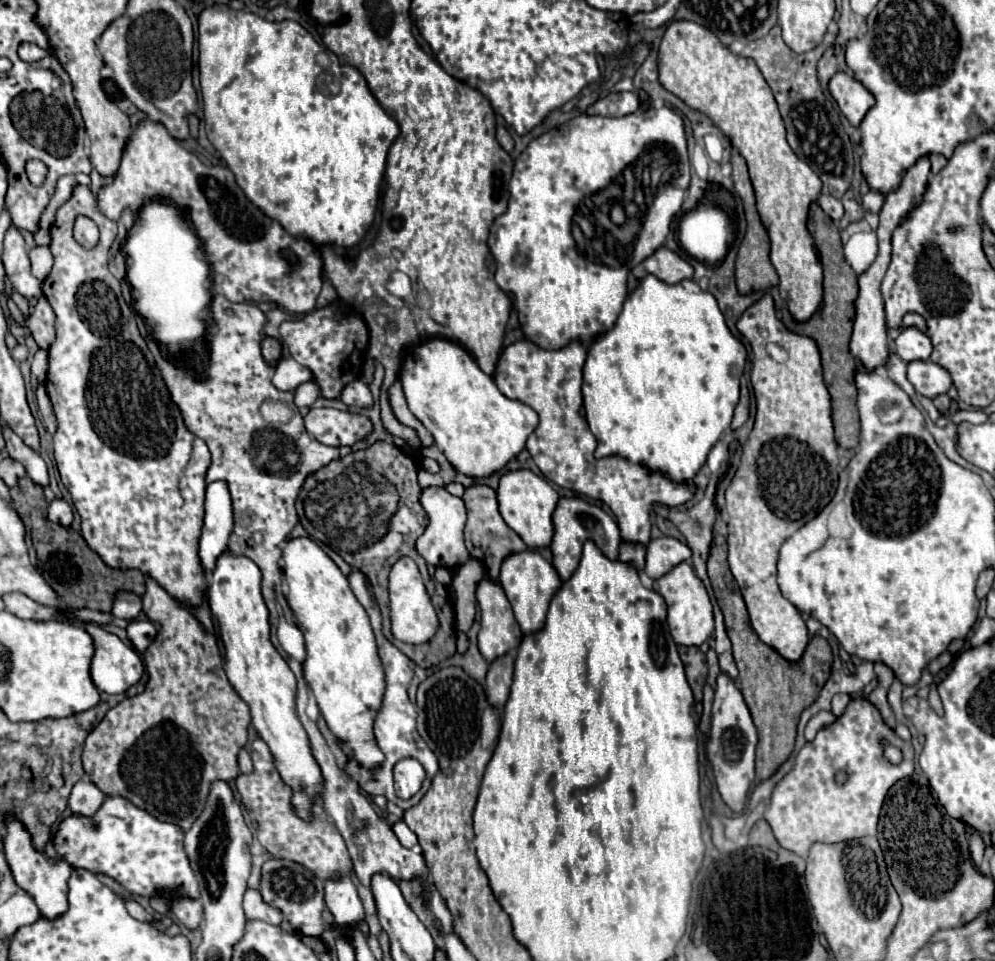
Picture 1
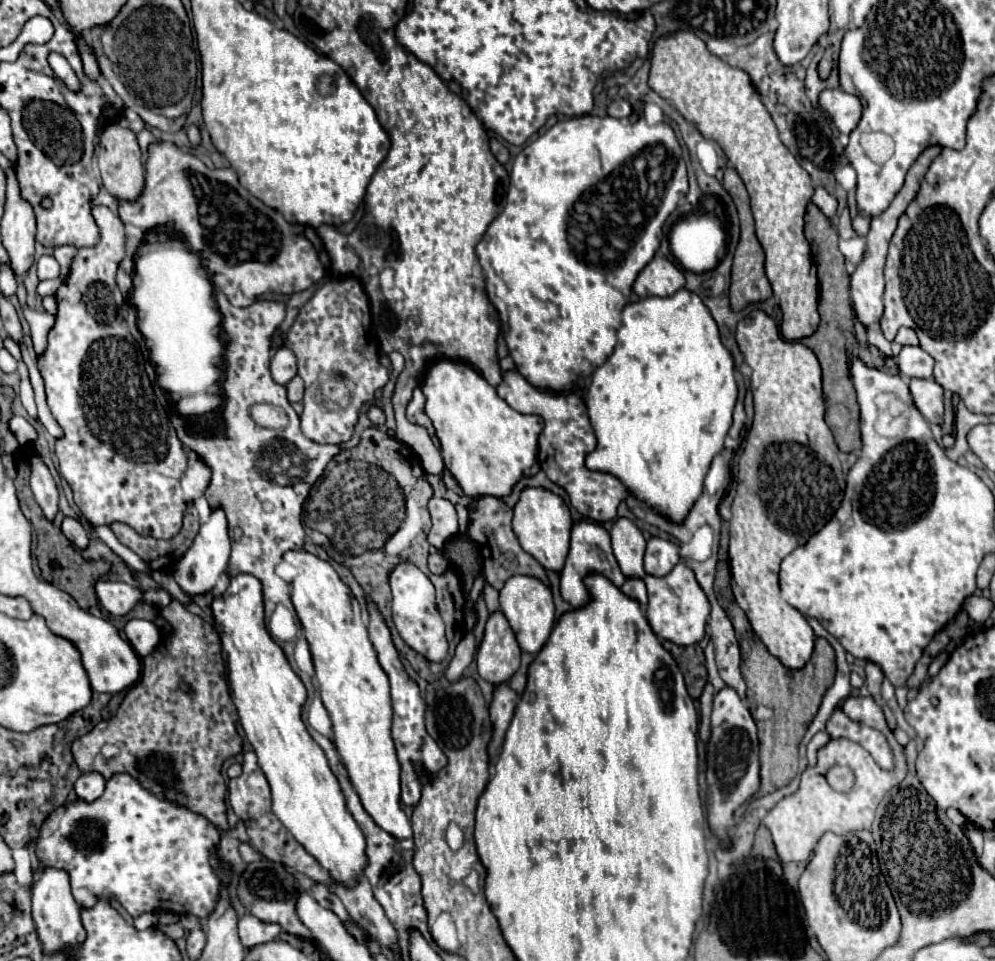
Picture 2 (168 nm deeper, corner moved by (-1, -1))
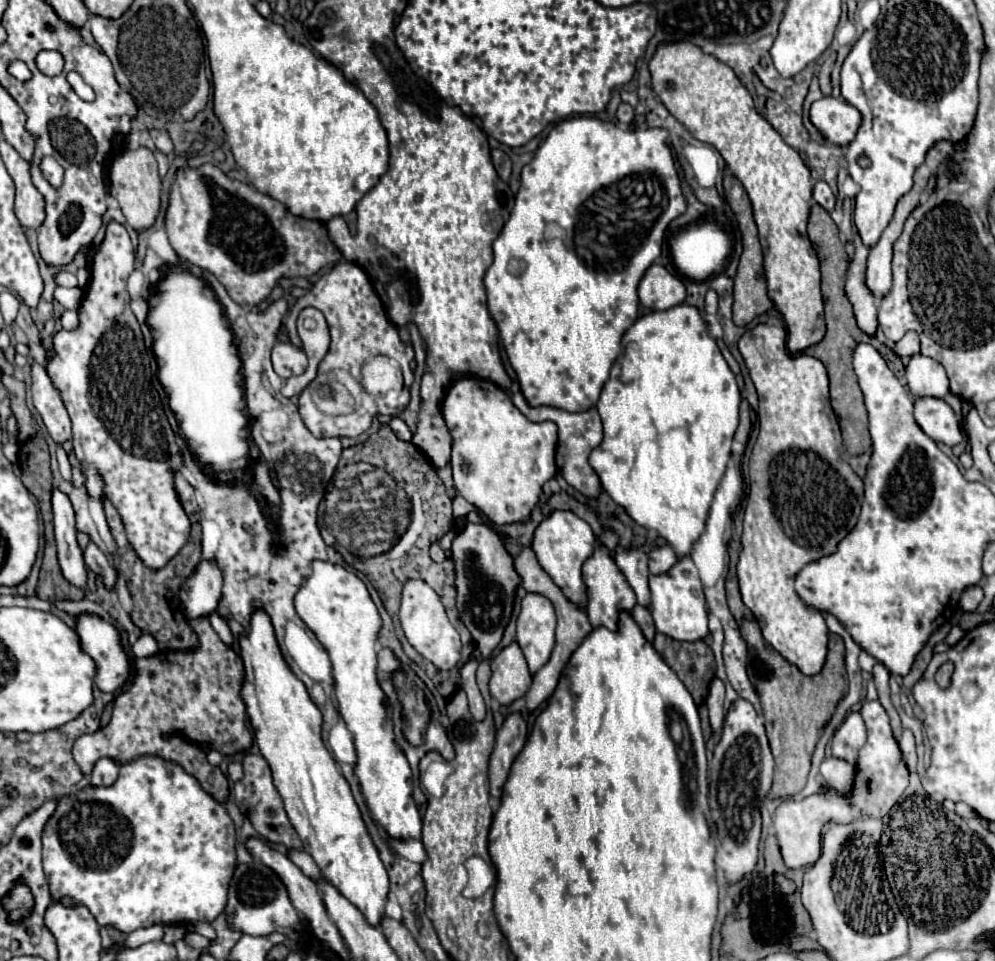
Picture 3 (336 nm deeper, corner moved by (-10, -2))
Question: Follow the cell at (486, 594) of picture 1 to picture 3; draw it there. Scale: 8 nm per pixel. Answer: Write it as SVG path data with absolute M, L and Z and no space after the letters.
M517 642L503 648L491 662L489 688L501 704L511 704L531 686L531 672Z

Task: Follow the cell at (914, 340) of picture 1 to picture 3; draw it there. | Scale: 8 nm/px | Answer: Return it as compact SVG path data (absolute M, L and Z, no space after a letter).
M923 354L911 356L905 378L913 396L943 398L949 392L949 378L945 374L945 368L937 360Z

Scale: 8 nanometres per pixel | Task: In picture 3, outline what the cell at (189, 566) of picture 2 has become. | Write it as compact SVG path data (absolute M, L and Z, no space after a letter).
M201 560L195 572L181 586L181 606L187 618L199 618L213 612L221 600L223 570L215 560Z

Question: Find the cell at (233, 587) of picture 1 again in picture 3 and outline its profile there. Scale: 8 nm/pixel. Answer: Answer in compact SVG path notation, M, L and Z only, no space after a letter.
M263 608L253 610L249 628L237 640L245 666L241 698L255 732L255 742L271 766L273 784L285 804L285 812L305 852L311 854L325 880L355 904L367 922L379 926L385 916L389 878L365 828L359 806L353 800L351 788L321 740L321 712L305 684L287 666L271 618Z

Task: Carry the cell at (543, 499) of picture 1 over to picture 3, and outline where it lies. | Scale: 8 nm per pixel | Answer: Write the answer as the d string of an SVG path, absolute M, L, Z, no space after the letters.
M553 510L547 518L541 520L541 524L533 532L533 552L537 554L541 568L553 578L553 582L557 582L557 586L561 586L563 594L577 606L583 606L587 600L585 584L581 578L581 564L593 554L593 548L595 534L591 526L569 510Z

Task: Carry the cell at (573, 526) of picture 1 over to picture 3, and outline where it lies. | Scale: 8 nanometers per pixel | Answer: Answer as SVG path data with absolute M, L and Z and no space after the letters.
M599 544L595 552L583 564L583 582L587 586L587 616L593 626L605 626L609 630L617 630L617 618L621 610L629 610L635 606L635 594L625 576L621 574L619 566L611 558L607 546Z

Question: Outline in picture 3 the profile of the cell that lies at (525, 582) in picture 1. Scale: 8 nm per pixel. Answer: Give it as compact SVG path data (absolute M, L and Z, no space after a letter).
M529 592L521 600L517 616L517 642L527 658L531 674L535 674L547 660L555 646L555 608L543 594Z

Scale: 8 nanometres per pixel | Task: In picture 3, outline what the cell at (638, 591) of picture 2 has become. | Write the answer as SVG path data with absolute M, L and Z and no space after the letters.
M635 604L635 608L633 608L633 612L631 612L631 614L633 614L635 622L641 626L641 630L643 630L645 638L653 640L653 636L655 636L655 624L653 624L653 618L651 618L651 610L649 610L647 606Z

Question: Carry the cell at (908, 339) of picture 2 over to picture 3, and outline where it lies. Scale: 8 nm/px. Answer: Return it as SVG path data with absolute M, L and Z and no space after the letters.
M909 330L897 344L895 344L895 352L899 356L913 356L919 352L919 334L915 330Z

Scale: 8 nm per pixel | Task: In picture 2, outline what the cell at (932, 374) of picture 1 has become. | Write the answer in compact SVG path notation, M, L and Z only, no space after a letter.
M912 379L910 381L910 395L914 399L914 405L928 423L942 425L942 417L944 417L942 393L944 389L932 379Z

